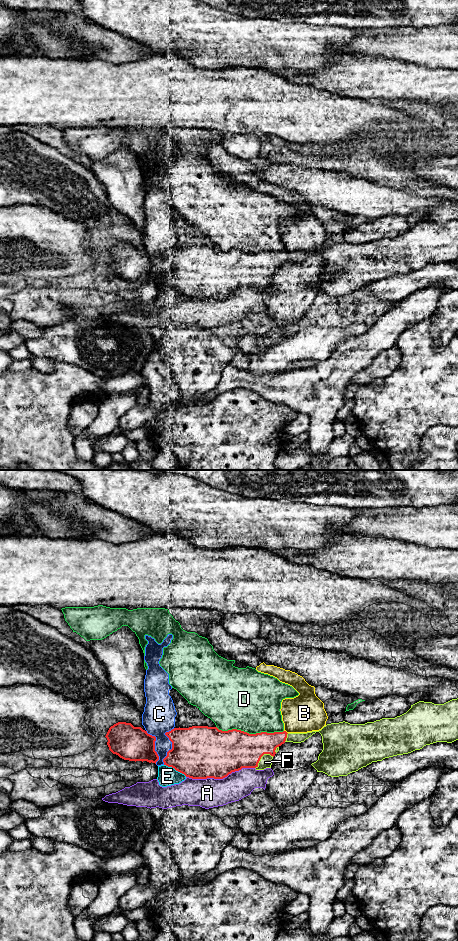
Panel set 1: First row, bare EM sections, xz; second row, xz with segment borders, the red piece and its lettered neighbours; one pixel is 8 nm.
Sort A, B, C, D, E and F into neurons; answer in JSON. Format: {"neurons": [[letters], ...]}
{"neurons": [["A"], ["B"], ["C", "E"], ["D"], ["F"]]}

